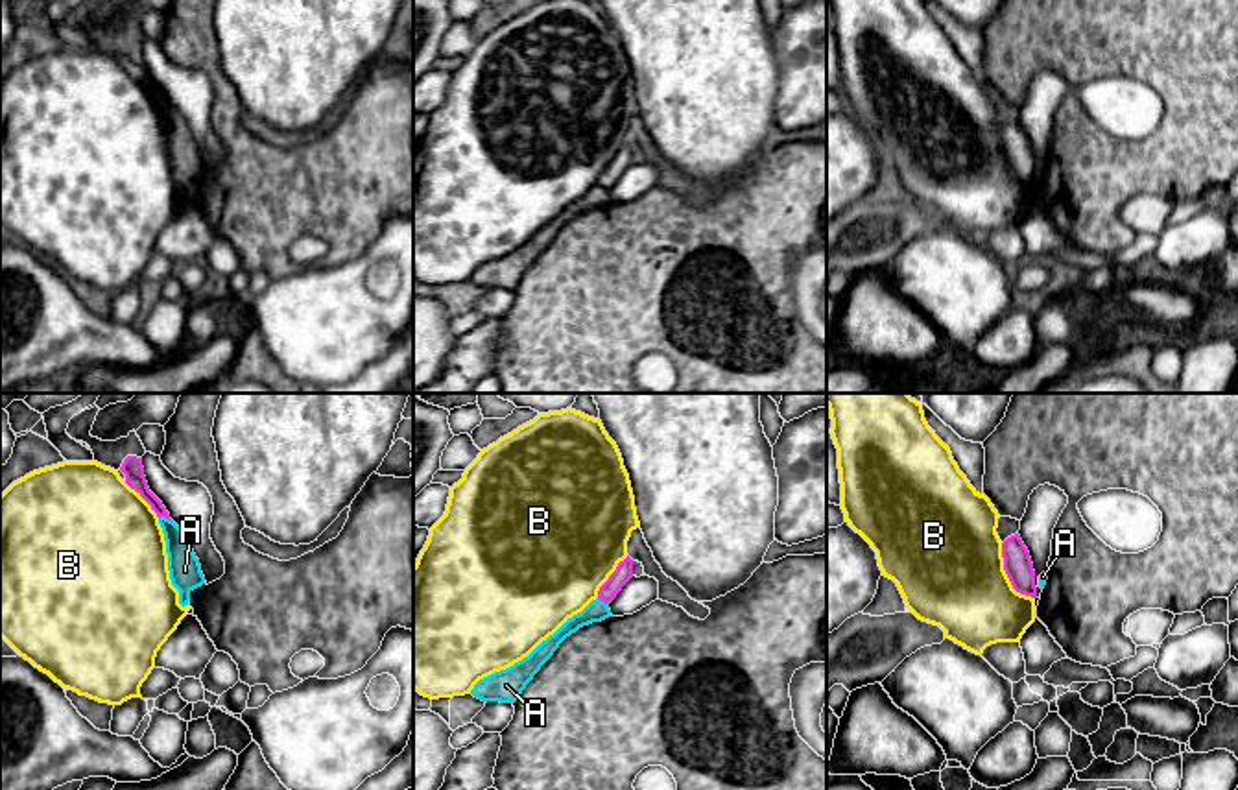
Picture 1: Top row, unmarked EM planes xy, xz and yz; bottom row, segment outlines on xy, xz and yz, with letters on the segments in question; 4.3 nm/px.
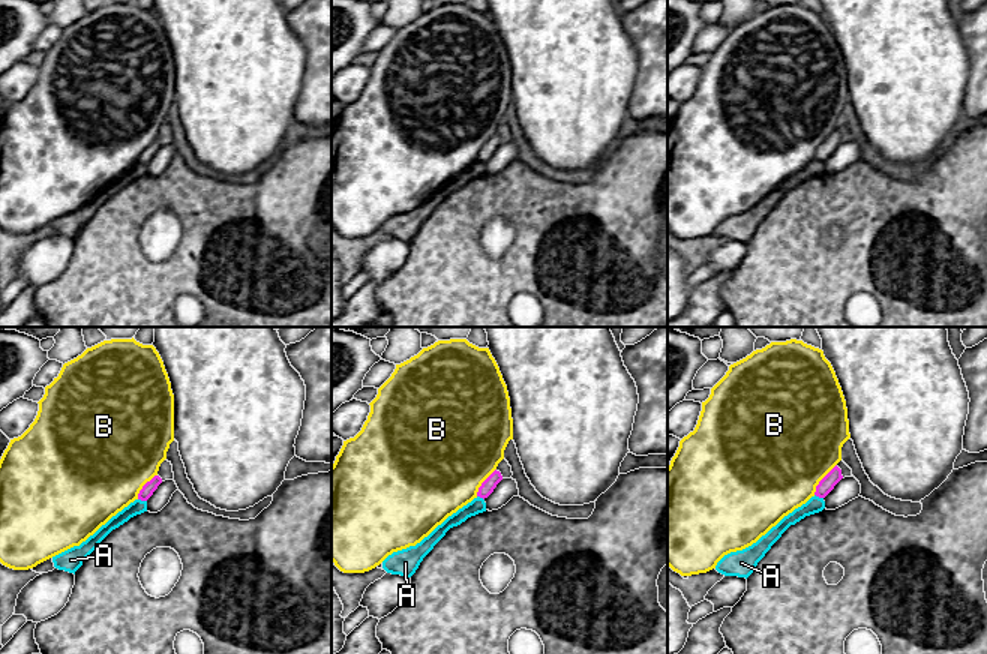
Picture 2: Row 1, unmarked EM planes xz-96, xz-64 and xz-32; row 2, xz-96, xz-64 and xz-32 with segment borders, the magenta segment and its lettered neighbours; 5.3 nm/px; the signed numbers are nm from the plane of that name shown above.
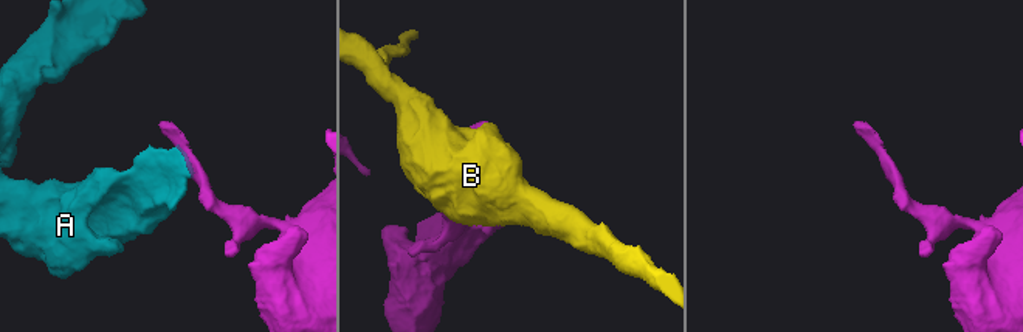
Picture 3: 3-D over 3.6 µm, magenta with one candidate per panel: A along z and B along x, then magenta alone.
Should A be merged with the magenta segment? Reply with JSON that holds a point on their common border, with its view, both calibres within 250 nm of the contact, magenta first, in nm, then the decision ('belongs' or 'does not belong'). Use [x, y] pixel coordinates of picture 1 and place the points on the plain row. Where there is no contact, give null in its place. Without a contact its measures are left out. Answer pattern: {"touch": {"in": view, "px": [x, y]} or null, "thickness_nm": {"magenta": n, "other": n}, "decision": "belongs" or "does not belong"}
{"touch": {"in": "xy", "px": [165, 102]}, "thickness_nm": {"magenta": 90, "other": 140}, "decision": "does not belong"}

